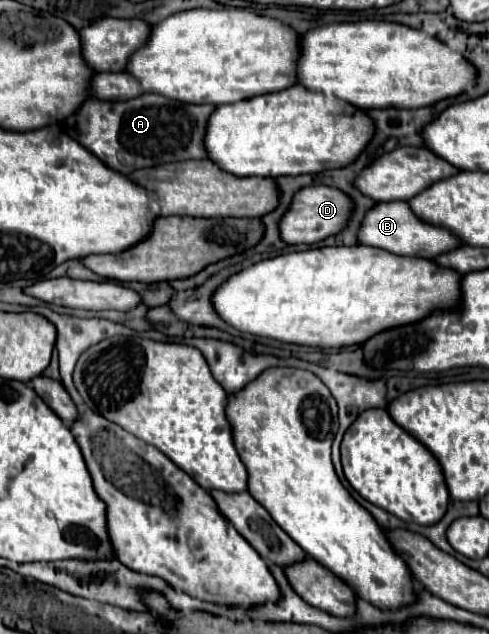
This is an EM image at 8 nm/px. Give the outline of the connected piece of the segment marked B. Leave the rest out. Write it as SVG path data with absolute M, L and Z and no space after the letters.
M383 202L369 210L359 230L359 242L389 250L399 256L417 256L431 260L437 258L437 254L445 254L445 250L453 250L453 246L457 246L457 242L453 242L453 238L449 238L445 230L437 230L435 226L425 226L423 222L417 222L407 202Z

